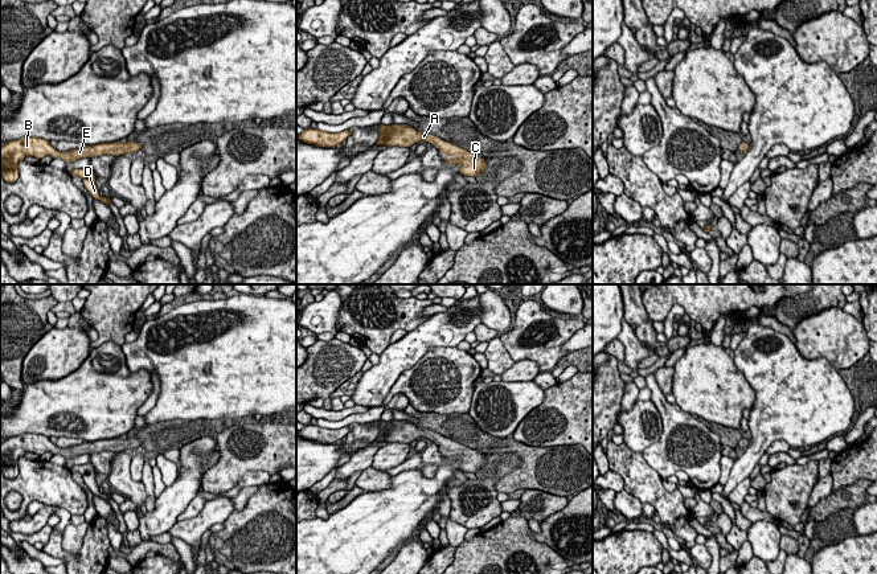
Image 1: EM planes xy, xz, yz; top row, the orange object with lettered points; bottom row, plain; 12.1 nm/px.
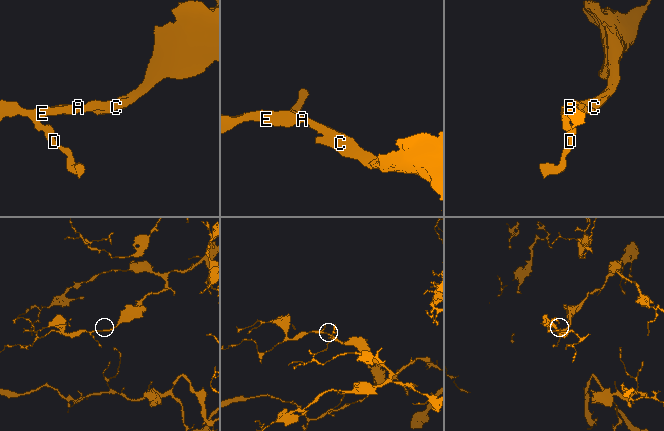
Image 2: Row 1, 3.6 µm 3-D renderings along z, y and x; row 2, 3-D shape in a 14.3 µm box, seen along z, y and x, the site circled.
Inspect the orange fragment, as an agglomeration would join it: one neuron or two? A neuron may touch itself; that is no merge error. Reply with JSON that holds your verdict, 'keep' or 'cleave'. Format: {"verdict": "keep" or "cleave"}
{"verdict": "keep"}

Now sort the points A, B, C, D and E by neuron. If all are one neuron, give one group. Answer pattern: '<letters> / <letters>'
A B C D E

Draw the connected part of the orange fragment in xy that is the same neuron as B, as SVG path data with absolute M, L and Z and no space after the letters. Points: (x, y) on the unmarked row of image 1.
M21 434L11 436L0 443L0 471L7 479L16 479L19 475L19 459L25 452L34 452L42 455L50 451L53 455L62 455L65 459L73 459L83 454L102 452L102 451L126 451L142 446L139 439L102 439L95 442L82 442L81 444L69 448L56 447L50 438L41 434Z

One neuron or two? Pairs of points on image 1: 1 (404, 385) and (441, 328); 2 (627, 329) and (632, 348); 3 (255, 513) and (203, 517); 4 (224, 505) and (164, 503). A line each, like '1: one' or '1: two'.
1: two
2: one
3: two
4: two

